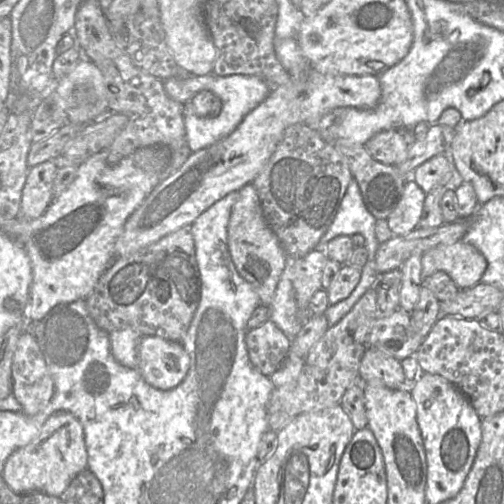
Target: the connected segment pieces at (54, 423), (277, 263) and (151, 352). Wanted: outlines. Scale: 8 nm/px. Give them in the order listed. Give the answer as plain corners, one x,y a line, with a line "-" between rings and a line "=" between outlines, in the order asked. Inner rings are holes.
57,411
48,417
40,433
29,444
16,449
6,459
1,475
8,487
17,494
42,492
56,497
84,469
88,467
83,427
71,413
=
247,184
239,191
228,223
227,245
232,262
239,275
246,280
260,298
260,305
269,305
286,264
286,253
278,238
268,226
257,191
=
142,337
137,370
146,383
160,390
170,390
185,379
189,369
190,356
182,343
162,337

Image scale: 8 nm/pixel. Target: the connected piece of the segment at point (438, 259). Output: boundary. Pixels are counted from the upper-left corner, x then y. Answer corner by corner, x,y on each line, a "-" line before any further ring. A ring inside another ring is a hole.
459,240
453,244
439,244
422,255
423,280
437,271
446,272
459,290
480,283
487,261
473,245

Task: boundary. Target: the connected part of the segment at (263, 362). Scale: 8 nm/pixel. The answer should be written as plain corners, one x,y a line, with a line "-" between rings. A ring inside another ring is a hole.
271,320
248,331
245,341
251,363
268,377
284,364
291,348
290,339

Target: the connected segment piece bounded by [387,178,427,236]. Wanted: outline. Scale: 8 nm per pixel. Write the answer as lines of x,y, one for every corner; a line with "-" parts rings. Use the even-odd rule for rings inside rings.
407,179
399,203
387,218
394,236
406,235
418,226
426,195
413,179

